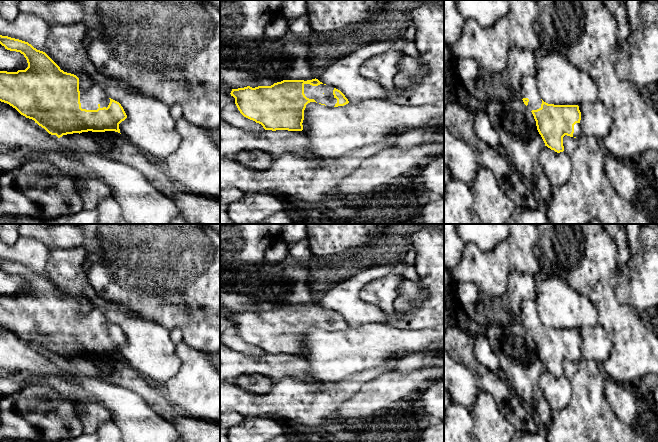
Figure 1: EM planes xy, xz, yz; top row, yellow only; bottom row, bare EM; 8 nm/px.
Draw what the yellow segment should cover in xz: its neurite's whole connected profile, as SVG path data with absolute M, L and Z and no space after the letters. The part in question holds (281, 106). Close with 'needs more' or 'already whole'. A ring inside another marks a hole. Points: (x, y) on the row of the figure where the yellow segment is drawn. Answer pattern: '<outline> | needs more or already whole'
M318 79L312 80L275 80L275 83L271 86L258 86L252 88L250 86L238 89L232 89L231 96L235 98L235 104L240 111L240 113L250 119L259 123L263 126L265 130L288 130L288 131L302 131L303 130L303 120L304 120L304 110L306 105L310 102L316 102L321 105L328 107L338 107L344 106L349 103L345 95L333 86L323 84Z | needs more

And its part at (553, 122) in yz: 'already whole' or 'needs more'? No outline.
needs more

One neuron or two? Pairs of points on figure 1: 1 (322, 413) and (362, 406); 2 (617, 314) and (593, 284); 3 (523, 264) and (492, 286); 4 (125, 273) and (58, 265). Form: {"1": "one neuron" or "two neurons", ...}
{"1": "two neurons", "2": "one neuron", "3": "one neuron", "4": "two neurons"}

